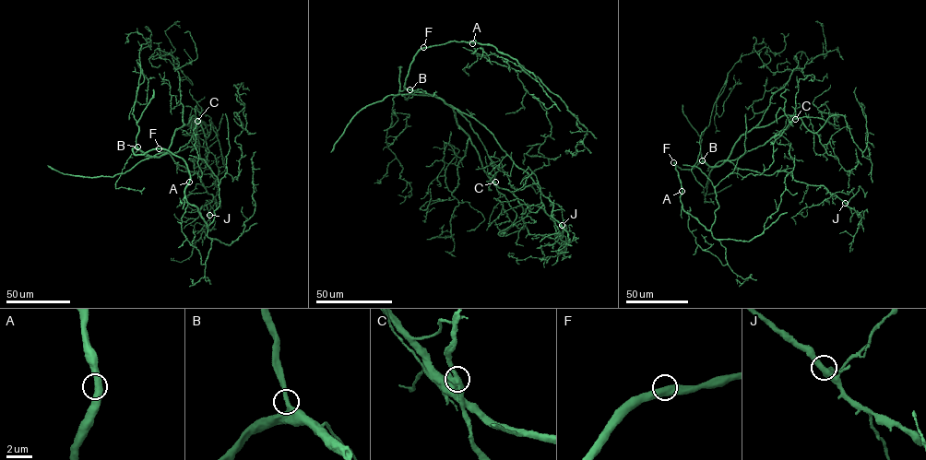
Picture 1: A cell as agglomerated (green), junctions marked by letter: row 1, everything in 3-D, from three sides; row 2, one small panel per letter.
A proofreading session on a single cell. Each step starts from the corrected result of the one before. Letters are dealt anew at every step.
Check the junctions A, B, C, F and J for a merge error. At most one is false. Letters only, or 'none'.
C

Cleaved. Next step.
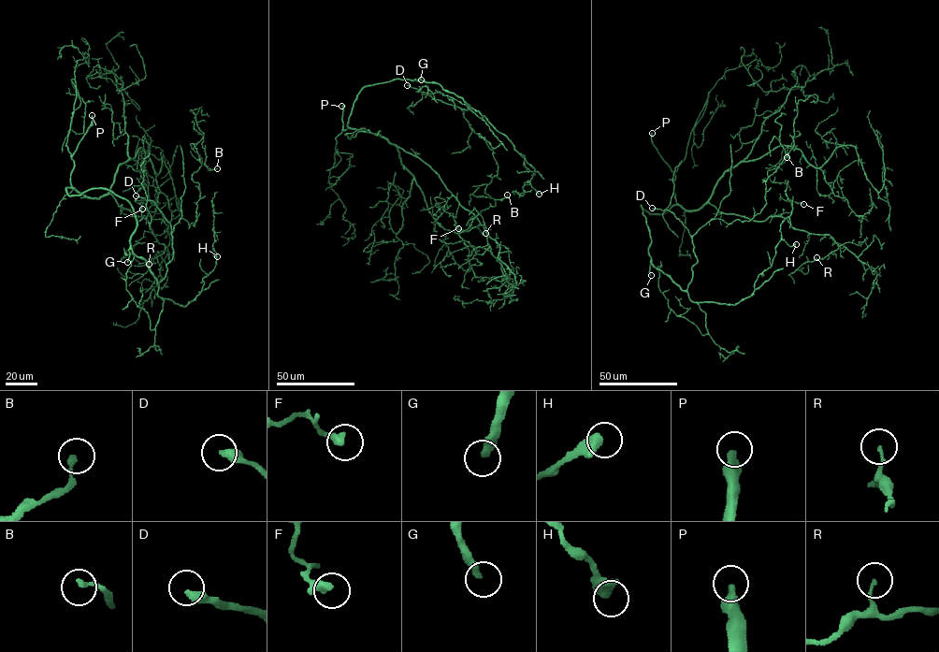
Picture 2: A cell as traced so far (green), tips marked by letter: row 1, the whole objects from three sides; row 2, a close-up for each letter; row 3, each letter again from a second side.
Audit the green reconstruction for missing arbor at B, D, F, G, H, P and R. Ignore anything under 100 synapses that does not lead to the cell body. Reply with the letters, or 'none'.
D, G, P

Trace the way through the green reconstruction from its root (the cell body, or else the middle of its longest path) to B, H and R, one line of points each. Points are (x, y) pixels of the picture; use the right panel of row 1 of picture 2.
B: (641, 207), (651, 264), (685, 290), (697, 262), (692, 236), (711, 220), (759, 213), (765, 181), (787, 157)
H: (641, 207), (651, 264), (693, 302), (737, 304), (751, 295), (758, 276), (771, 266), (781, 239), (796, 244)
R: (641, 207), (662, 214), (709, 203), (754, 221), (783, 216), (844, 247), (816, 257)

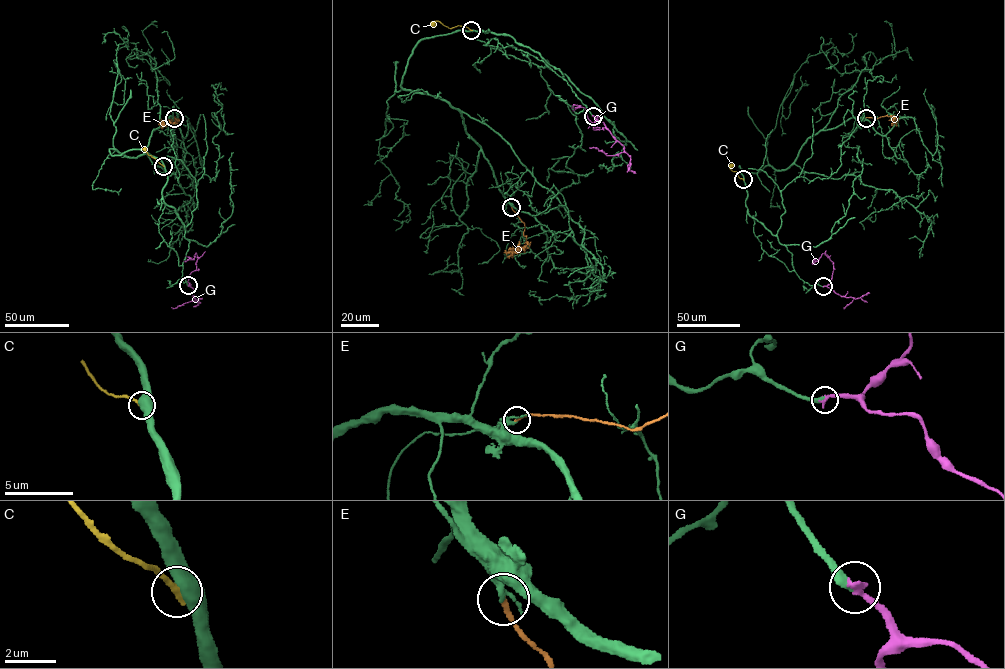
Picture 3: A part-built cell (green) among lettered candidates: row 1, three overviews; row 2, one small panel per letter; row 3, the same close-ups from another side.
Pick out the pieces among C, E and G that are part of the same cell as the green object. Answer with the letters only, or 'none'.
E, G

